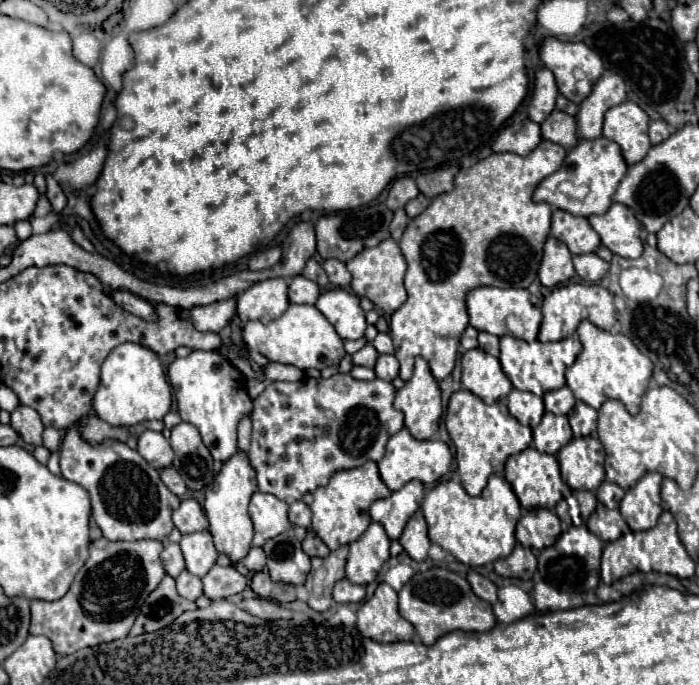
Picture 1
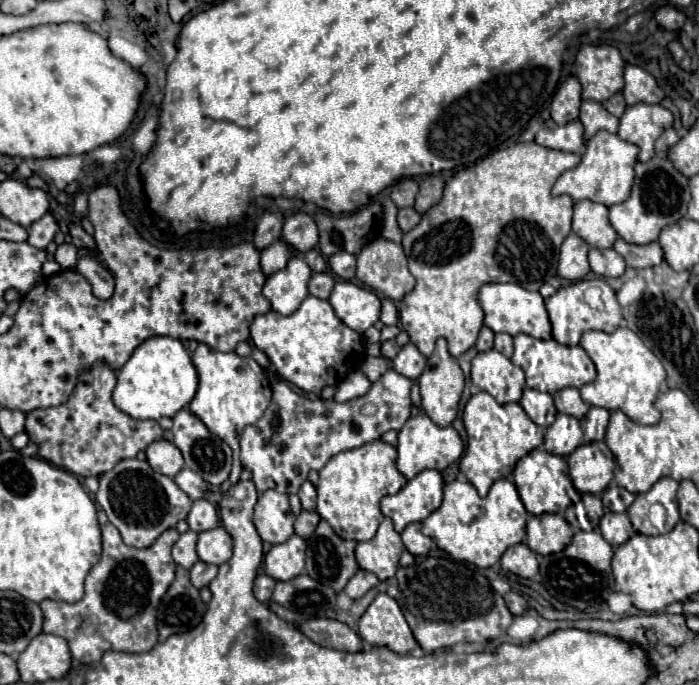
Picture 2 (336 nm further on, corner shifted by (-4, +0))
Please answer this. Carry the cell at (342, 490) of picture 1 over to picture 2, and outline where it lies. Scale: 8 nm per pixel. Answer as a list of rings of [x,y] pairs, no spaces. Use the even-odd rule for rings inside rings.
[[[382,440],[336,454],[318,474],[320,482],[316,486],[316,512],[336,530],[336,534],[340,534],[340,538],[350,538],[358,542],[370,540],[376,534],[378,524],[384,518],[380,512],[380,498],[396,494],[408,482],[396,470],[396,448],[384,444]]]

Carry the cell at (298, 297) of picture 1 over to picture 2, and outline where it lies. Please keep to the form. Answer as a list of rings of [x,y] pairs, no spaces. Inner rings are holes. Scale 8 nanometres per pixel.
[[[326,272],[312,274],[312,278],[308,282],[308,292],[312,296],[316,296],[316,298],[326,300],[330,296],[330,292],[332,292],[332,286],[334,286],[334,280],[332,280],[330,274],[326,274]]]

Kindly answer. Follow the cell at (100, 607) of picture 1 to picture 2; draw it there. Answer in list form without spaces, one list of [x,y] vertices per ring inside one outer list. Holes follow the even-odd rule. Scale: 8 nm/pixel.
[[[110,522],[102,526],[102,556],[98,564],[92,566],[92,570],[86,576],[86,592],[84,598],[76,604],[66,604],[66,602],[54,602],[54,600],[44,600],[40,602],[42,612],[44,612],[44,632],[60,636],[68,642],[72,656],[82,662],[82,664],[96,664],[100,662],[102,654],[108,650],[118,650],[118,652],[148,652],[158,638],[156,632],[156,608],[160,604],[160,598],[166,594],[168,586],[174,580],[174,560],[170,556],[170,548],[176,542],[180,534],[176,528],[166,530],[152,546],[148,548],[134,548],[122,542],[120,532],[116,526]]]

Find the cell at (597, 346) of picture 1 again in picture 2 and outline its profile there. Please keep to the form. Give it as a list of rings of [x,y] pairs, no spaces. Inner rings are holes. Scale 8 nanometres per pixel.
[[[618,328],[612,334],[590,330],[582,334],[580,346],[588,352],[592,362],[596,364],[596,380],[584,384],[580,394],[584,402],[590,406],[606,408],[610,412],[622,410],[636,424],[656,424],[660,420],[660,412],[654,408],[654,400],[660,394],[660,384],[666,380],[666,372],[662,362],[644,346],[644,342],[628,328]]]

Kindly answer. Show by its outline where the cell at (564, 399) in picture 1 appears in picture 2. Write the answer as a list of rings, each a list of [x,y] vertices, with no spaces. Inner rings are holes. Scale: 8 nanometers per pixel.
[[[562,388],[554,394],[554,404],[556,410],[574,418],[582,418],[588,412],[588,404],[584,404],[584,400],[580,398],[578,388]]]

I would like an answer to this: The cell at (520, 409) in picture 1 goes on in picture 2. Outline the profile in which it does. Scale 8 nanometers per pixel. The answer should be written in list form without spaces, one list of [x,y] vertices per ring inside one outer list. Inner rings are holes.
[[[524,388],[520,406],[528,414],[528,418],[532,422],[536,422],[538,426],[548,428],[554,422],[554,418],[556,418],[554,400],[552,400],[552,396],[548,392],[538,392],[534,388]]]

